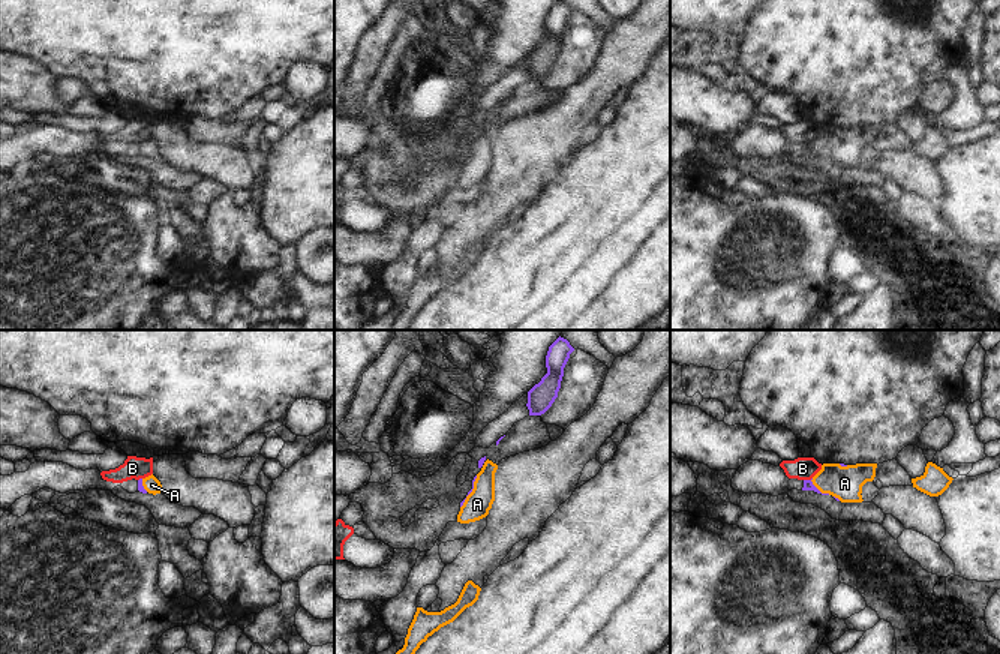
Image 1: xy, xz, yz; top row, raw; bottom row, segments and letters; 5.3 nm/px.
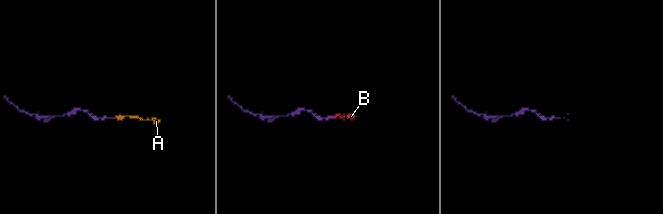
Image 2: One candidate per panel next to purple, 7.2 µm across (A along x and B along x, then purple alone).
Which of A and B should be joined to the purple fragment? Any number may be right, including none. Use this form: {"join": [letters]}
{"join": ["A"]}

